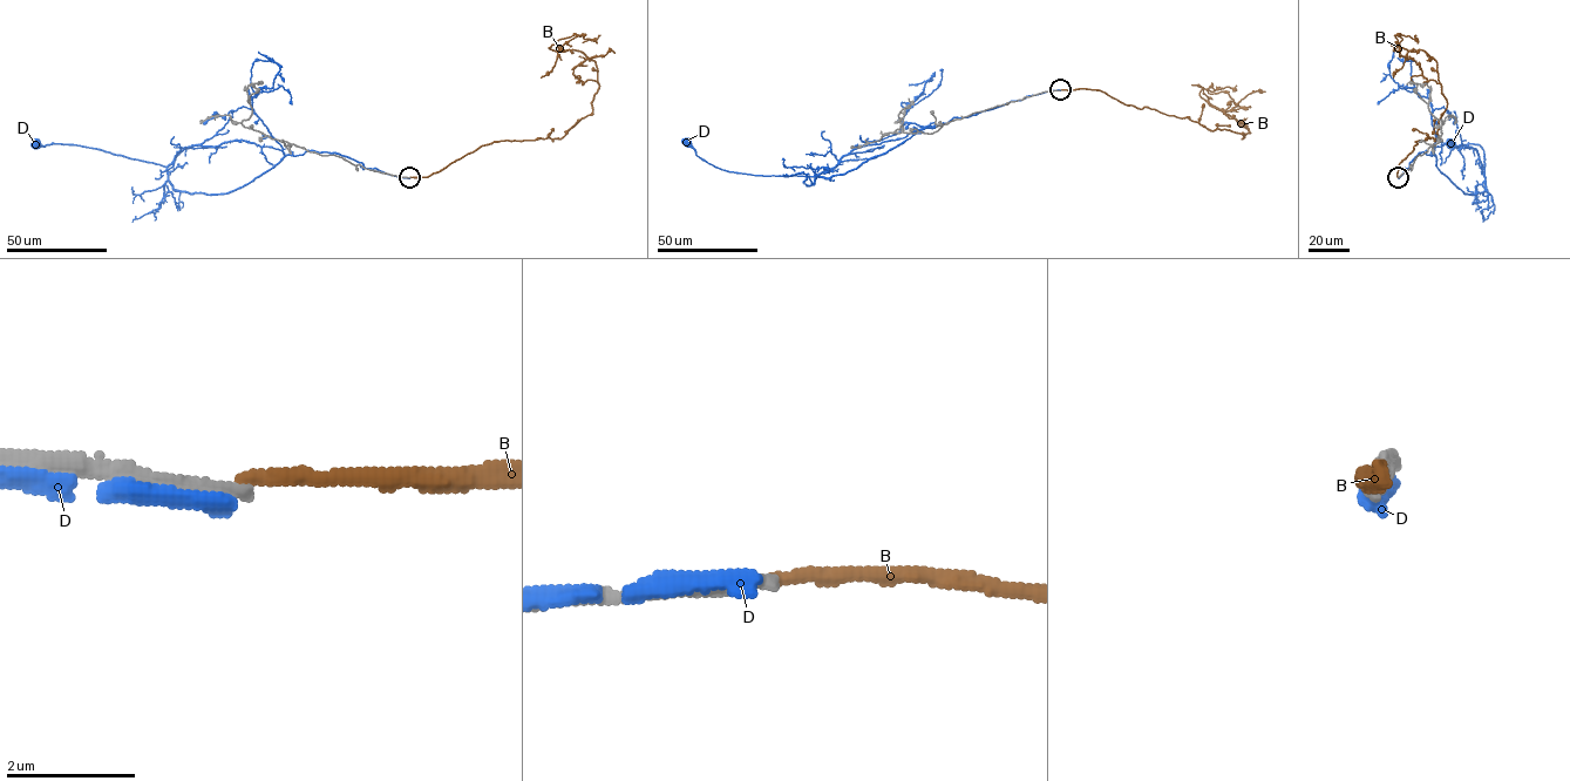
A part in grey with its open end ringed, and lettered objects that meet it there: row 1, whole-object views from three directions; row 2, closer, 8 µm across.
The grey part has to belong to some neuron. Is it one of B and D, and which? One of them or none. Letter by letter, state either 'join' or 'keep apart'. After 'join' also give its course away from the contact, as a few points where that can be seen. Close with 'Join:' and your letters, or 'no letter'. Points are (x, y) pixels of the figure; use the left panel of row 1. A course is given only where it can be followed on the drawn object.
B: keep apart
D: keep apart
Join: no letter

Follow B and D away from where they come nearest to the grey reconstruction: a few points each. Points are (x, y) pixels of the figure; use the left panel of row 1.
B: (409, 177), (494, 142), (562, 138), (592, 111), (597, 67), (580, 52), (549, 48), (591, 39), (582, 42)
D: (406, 177), (306, 150), (229, 192), (191, 194), (172, 188), (165, 167), (35, 142)

